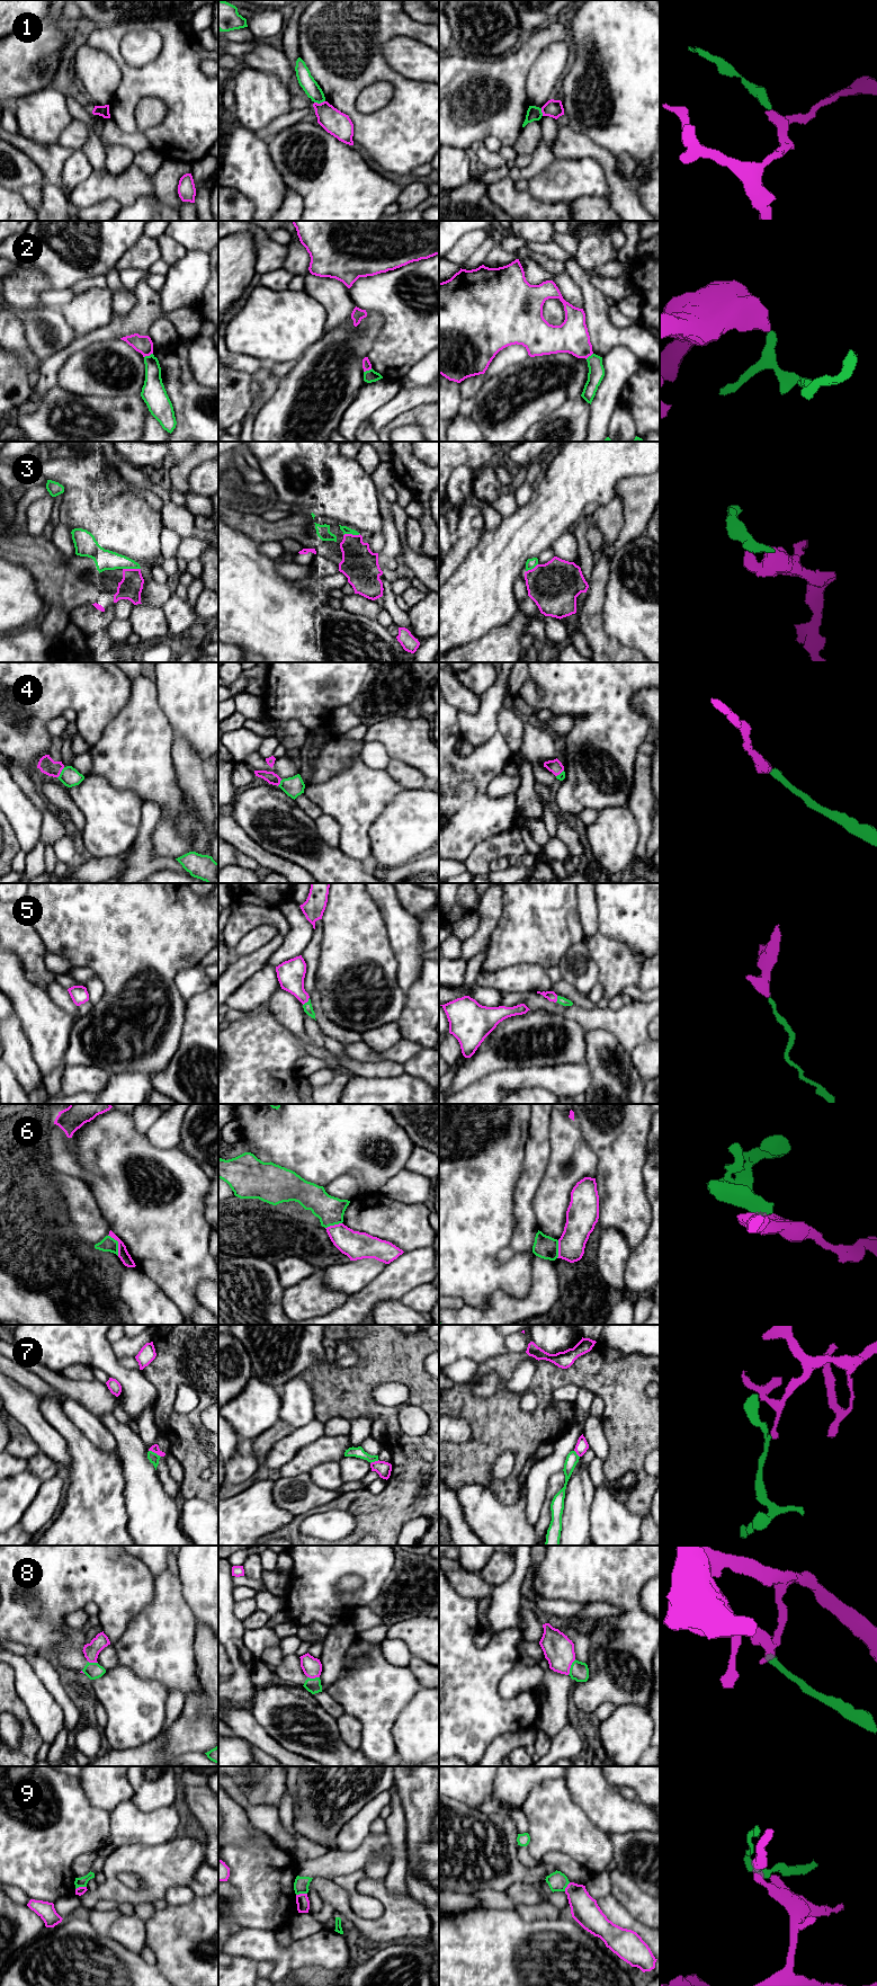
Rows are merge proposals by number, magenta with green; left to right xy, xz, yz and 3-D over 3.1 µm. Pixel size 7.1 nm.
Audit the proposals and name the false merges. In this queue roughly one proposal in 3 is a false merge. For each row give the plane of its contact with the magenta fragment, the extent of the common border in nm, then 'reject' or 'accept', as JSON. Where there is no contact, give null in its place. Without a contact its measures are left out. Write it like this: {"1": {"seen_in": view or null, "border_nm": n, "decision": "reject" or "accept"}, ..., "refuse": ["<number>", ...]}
{"1": {"seen_in": "xz", "border_nm": 80, "decision": "reject"}, "2": {"seen_in": "xy", "border_nm": 70, "decision": "reject"}, "3": {"seen_in": "xy", "border_nm": 130, "decision": "reject"}, "4": {"seen_in": "xy", "border_nm": 90, "decision": "accept"}, "5": {"seen_in": "xz", "border_nm": 80, "decision": "accept"}, "6": {"seen_in": "xy", "border_nm": 170, "decision": "reject"}, "7": {"seen_in": "xy", "border_nm": 100, "decision": "reject"}, "8": {"seen_in": "yz", "border_nm": 130, "decision": "reject"}, "9": {"seen_in": "xy", "border_nm": 80, "decision": "reject"}, "refuse": ["1", "2", "3", "6", "7", "8", "9"]}

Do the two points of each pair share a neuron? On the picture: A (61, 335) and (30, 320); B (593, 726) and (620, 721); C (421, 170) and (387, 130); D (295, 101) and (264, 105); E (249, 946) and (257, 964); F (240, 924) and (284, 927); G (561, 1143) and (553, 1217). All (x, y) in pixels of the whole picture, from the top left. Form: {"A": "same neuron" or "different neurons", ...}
{"A": "same neuron", "B": "same neuron", "C": "different neurons", "D": "different neurons", "E": "different neurons", "F": "same neuron", "G": "same neuron"}

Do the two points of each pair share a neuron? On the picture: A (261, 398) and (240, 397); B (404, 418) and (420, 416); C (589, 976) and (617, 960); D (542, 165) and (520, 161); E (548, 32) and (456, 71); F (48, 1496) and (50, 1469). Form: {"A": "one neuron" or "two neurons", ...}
{"A": "two neurons", "B": "one neuron", "C": "two neurons", "D": "two neurons", "E": "one neuron", "F": "two neurons"}

